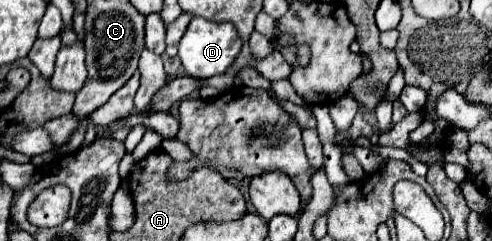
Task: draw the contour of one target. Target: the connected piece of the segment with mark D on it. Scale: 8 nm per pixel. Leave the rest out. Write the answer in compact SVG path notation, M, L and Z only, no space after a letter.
M193 18L179 42L179 58L187 70L187 76L211 78L217 74L225 74L227 68L237 60L241 48L243 40L233 24L215 24L205 18Z

